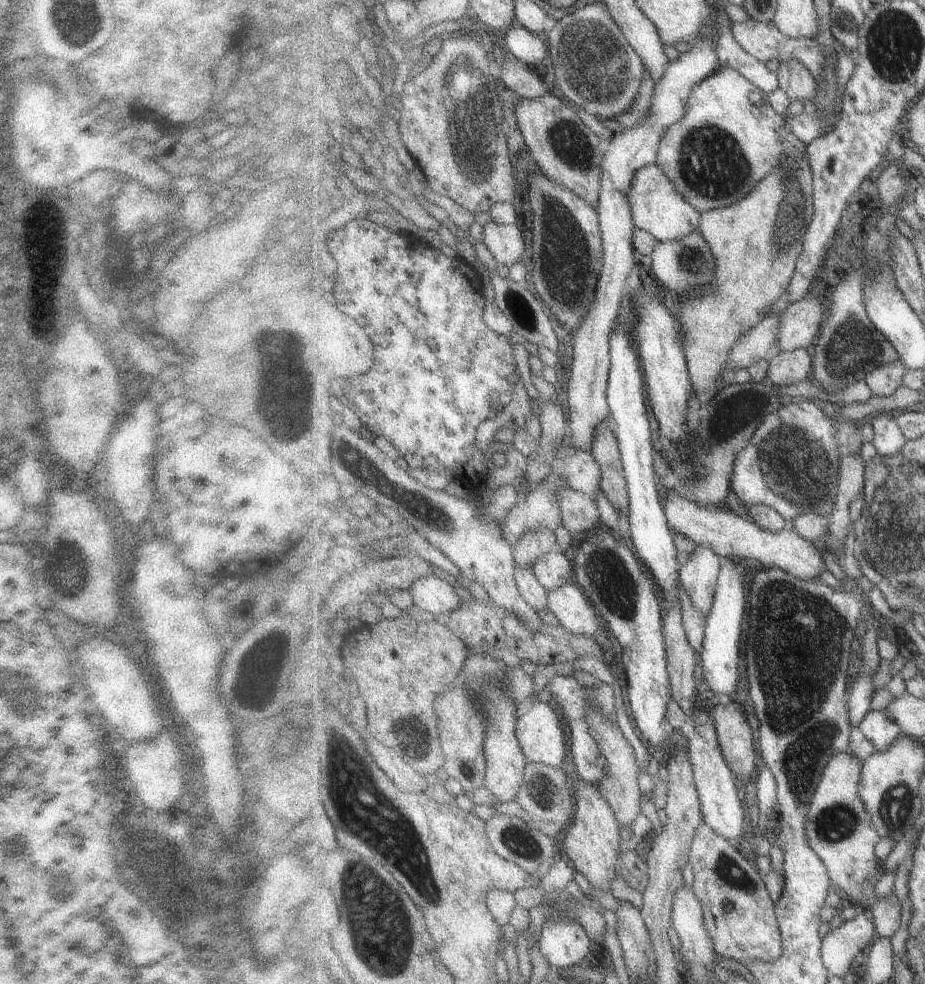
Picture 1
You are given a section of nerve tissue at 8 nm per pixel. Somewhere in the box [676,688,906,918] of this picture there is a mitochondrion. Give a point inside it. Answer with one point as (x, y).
(839, 821)

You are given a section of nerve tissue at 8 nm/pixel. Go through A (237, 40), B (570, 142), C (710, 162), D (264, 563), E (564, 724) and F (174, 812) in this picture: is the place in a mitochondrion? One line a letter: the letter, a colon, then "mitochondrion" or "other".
A: other
B: mitochondrion
C: mitochondrion
D: other
E: other
F: other

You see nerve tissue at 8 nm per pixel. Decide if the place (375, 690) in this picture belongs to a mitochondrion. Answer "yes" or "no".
no

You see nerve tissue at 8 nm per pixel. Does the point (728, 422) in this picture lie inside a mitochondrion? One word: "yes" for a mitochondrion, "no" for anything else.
yes

